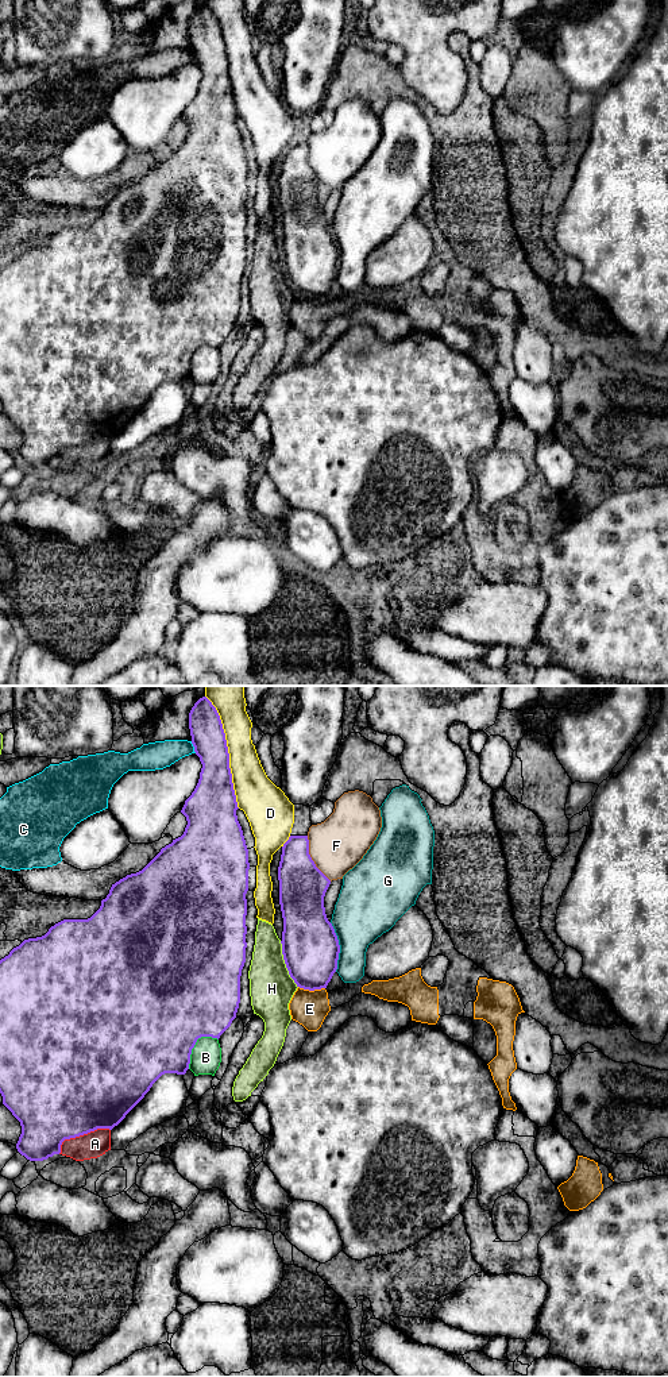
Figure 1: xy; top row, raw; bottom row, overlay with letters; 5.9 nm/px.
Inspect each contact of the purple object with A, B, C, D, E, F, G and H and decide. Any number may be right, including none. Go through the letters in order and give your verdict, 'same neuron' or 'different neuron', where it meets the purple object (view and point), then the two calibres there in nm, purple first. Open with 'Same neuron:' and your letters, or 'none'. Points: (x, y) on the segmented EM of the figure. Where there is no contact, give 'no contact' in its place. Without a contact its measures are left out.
Same neuron: none
A: different neuron; meets purple in xy at (80, 1134); 500 nm thick on the purple side, 160 nm on the other
B: different neuron; meets purple in xy at (195, 1044); 500 nm thick on the purple side, 180 nm on the other
C: different neuron; meets purple in xy at (193, 745); 200 nm thick on the purple side, 170 nm on the other
D: different neuron; meets purple in xy at (227, 752); 220 nm thick on the purple side, 220 nm on the other
E: different neuron; meets purple in xy at (312, 990); 340 nm thick on the purple side, 220 nm on the other
F: different neuron; meets purple in xy at (311, 859); 280 nm thick on the purple side, 320 nm on the other
G: different neuron; meets purple in xy at (339, 947); 340 nm thick on the purple side, 340 nm on the other
H: different neuron; meets purple in xy at (285, 963); 340 nm thick on the purple side, 260 nm on the other

